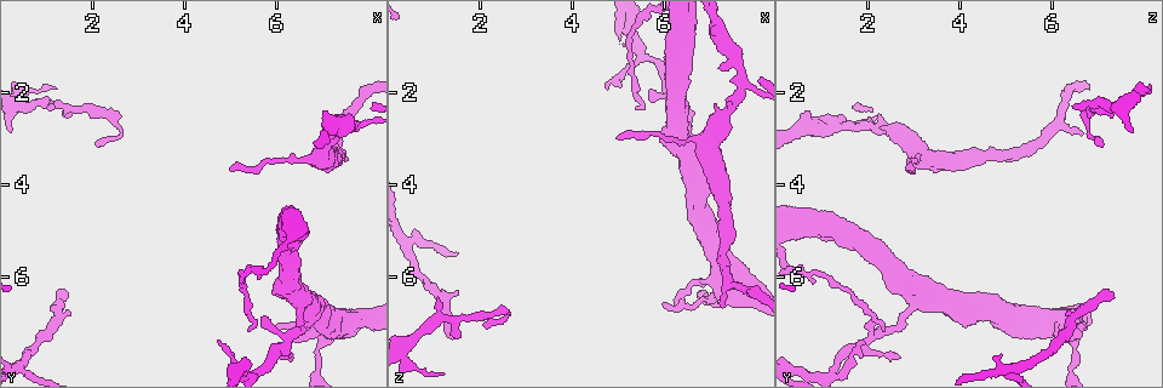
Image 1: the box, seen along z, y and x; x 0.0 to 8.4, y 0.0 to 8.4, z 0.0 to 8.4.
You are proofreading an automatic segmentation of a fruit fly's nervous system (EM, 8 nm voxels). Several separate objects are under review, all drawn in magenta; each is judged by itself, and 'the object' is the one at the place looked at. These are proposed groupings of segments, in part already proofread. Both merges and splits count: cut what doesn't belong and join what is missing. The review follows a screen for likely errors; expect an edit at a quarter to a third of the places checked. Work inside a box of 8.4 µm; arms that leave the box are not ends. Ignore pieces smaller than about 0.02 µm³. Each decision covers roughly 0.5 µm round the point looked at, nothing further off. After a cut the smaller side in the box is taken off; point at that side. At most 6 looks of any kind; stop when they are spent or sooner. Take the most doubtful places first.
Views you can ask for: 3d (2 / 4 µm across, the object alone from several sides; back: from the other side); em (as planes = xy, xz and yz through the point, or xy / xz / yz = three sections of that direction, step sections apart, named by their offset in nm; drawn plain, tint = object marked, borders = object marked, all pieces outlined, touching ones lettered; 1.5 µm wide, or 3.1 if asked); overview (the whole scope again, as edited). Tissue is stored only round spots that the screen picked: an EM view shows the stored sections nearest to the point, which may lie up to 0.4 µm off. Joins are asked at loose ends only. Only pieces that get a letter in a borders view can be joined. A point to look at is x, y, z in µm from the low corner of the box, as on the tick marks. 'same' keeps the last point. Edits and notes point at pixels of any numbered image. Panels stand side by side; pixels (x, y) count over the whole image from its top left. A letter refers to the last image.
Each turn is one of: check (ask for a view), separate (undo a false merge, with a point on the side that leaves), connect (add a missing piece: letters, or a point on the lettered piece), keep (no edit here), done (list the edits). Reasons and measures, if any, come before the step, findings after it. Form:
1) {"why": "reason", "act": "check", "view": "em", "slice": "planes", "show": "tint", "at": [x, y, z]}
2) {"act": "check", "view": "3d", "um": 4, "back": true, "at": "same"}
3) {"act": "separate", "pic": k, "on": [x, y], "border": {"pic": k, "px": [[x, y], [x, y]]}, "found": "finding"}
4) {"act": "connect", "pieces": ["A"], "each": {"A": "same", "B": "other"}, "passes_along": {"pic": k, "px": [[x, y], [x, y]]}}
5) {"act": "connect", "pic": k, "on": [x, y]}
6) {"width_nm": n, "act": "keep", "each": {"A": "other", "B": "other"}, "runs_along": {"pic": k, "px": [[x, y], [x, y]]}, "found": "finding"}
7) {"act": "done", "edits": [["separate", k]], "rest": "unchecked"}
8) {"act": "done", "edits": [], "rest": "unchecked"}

{"why": "an open end", "act": "check", "view": "3d", "um": 2, "at": [1.50, 6.40, 7.30]}

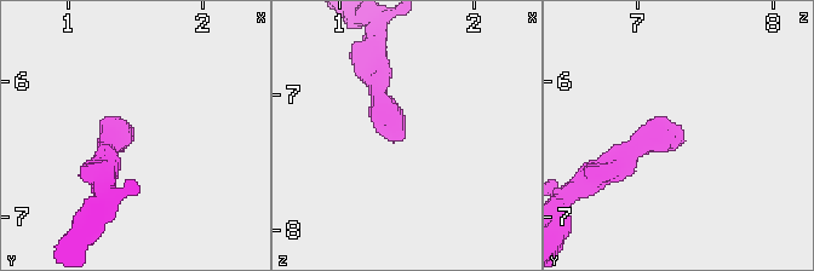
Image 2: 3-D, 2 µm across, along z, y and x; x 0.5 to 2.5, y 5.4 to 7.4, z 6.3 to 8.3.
{"why": "need the tissue", "act": "check", "view": "em", "slice": "xy", "step": 8, "show": "tint", "at": [1.46, 6.34, 7.32]}

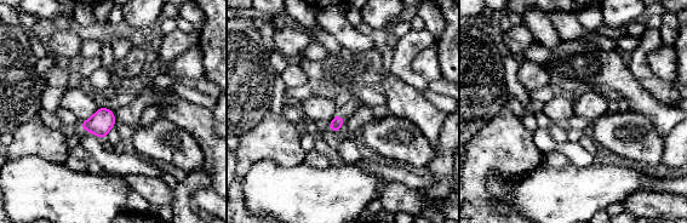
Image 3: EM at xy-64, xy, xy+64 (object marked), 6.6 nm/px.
{"act": "check", "view": "em", "slice": "xz", "step": 4, "show": "borders", "at": "same"}

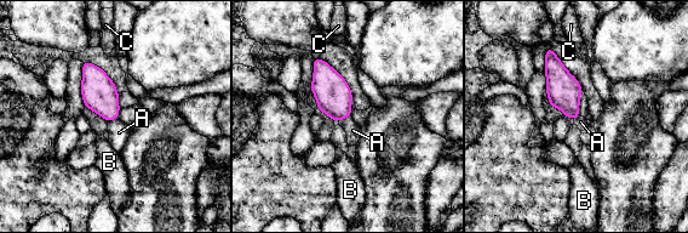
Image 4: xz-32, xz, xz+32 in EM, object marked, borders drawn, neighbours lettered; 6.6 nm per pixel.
{"longest_contact_nm": ["B", 190], "act": "keep", "each": {"A": "other", "B": "other", "C": "other"}, "border": {"pic": 4, "px": [[350, 114], [338, 121]]}, "found": "none of them fits"}

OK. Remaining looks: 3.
{"why": "an open end", "act": "check", "view": "3d", "um": 4, "at": [5.75, 6.80, 2.15]}

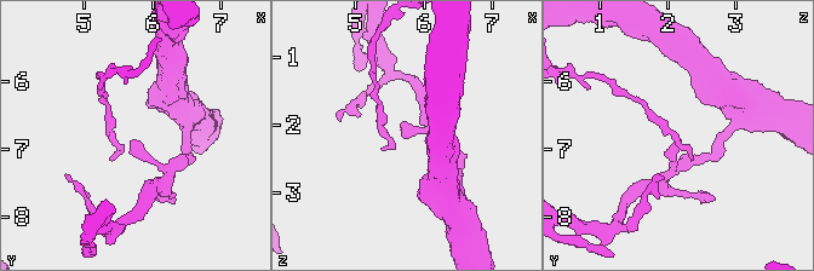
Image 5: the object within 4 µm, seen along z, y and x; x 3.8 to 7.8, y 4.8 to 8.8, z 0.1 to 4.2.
{"act": "check", "view": "em", "slice": "planes", "show": "borders", "at": [5.70, 6.85, 2.20]}

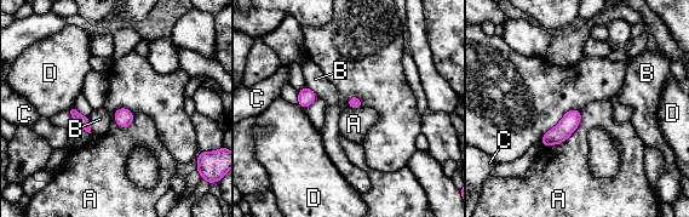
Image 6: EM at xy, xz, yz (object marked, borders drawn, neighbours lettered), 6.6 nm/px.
{"act": "keep", "each": {"A": "other", "B": "other", "C": "other", "D": "other"}, "found": "none of them fits"}

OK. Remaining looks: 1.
{"act": "done", "edits": [], "rest": "unchecked"}

